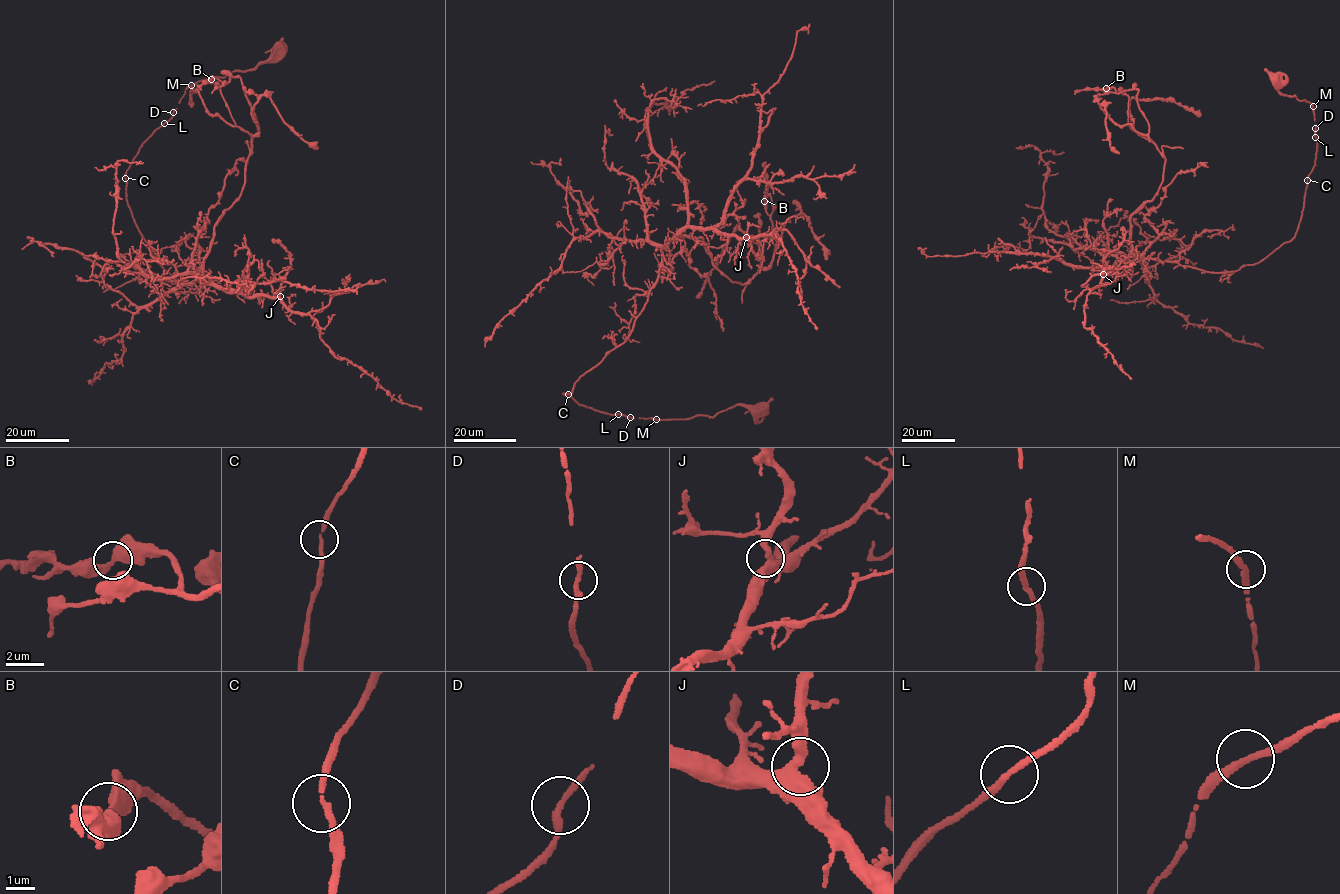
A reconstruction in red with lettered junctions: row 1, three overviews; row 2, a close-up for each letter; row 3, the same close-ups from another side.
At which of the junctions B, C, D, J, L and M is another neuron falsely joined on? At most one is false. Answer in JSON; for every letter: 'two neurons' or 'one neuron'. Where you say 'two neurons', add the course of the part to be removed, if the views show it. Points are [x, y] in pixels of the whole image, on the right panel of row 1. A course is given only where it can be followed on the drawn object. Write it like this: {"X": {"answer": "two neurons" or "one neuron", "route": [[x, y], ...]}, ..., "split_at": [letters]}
{"B": {"answer": "one neuron"}, "C": {"answer": "one neuron"}, "D": {"answer": "one neuron"}, "J": {"answer": "one neuron"}, "L": {"answer": "one neuron"}, "M": {"answer": "one neuron"}, "split_at": []}

